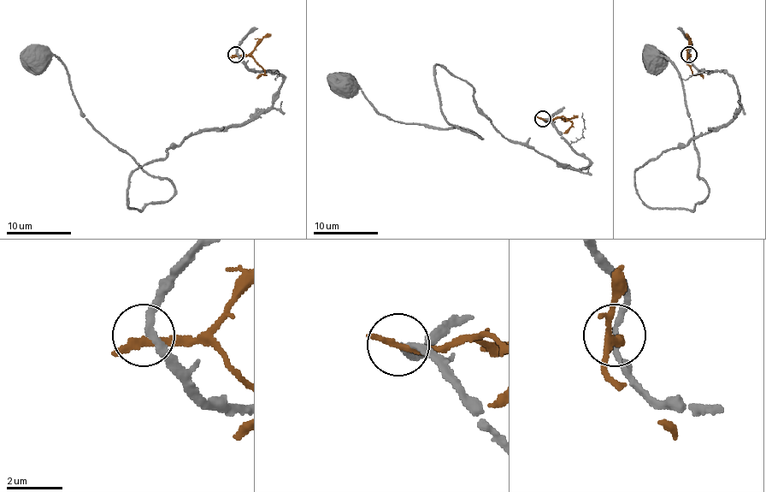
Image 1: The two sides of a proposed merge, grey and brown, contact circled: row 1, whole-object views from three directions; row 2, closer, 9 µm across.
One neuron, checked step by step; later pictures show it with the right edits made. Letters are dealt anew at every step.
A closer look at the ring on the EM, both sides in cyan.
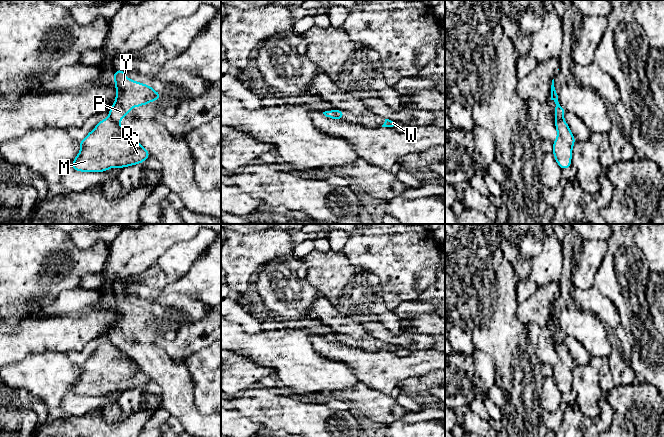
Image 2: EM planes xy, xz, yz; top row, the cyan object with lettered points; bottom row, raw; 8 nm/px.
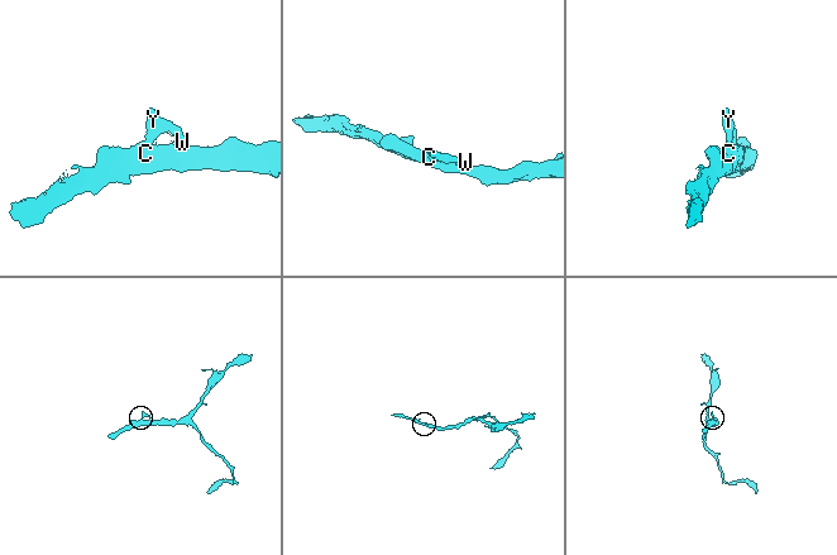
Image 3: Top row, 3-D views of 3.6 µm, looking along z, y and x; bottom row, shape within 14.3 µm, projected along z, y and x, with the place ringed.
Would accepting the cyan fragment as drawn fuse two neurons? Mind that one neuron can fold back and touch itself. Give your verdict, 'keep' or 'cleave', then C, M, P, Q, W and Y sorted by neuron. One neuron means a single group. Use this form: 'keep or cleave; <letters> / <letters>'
cleave; C M Q / P W Y

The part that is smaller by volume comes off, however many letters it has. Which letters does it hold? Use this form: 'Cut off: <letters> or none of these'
Cut off: P, W, Y

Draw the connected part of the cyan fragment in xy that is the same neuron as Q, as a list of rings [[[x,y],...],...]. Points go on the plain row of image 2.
[[[110,341],[101,344],[84,364],[77,366],[81,375],[70,392],[81,396],[105,396],[115,391],[123,393],[140,388],[151,380]]]

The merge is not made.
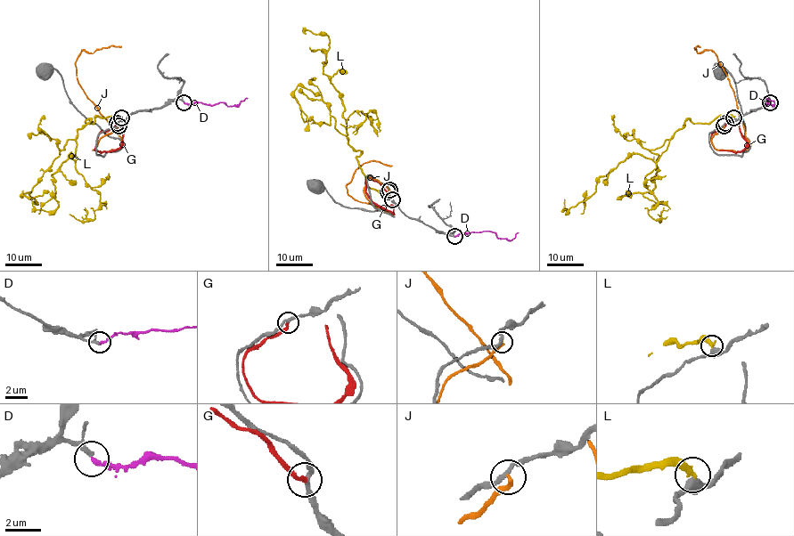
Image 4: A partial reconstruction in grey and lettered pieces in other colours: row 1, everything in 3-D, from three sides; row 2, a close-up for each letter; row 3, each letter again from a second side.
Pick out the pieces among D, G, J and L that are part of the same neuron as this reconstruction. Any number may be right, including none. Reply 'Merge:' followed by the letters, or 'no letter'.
Merge: D

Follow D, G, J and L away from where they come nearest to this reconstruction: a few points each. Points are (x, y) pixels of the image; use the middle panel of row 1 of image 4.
D: (454, 236), (490, 231), (499, 238), (510, 239), (518, 232)
G: (388, 191), (370, 177), (367, 178), (366, 194), (373, 201), (393, 211), (390, 204)
J: (389, 190), (370, 178), (364, 196), (390, 215), (352, 198), (346, 187), (364, 163), (374, 160), (392, 165)
L: (392, 199), (368, 186), (356, 157), (360, 152), (348, 143), (341, 95), (323, 72), (330, 38), (302, 30)

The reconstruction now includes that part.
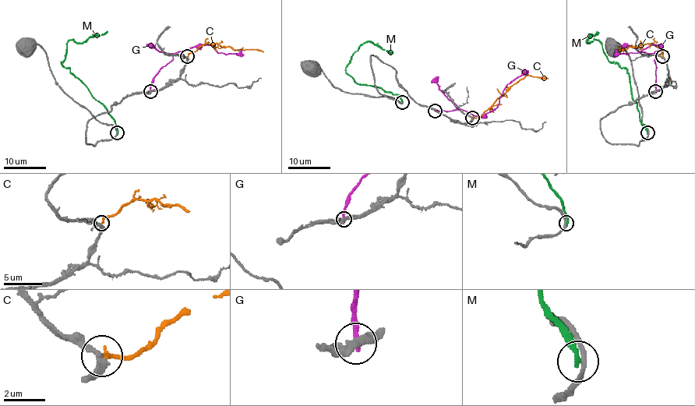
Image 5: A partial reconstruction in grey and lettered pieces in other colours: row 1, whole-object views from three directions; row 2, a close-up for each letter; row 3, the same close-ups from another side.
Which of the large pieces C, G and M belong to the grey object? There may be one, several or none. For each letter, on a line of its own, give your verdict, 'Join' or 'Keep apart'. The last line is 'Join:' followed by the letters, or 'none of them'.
C: Join
G: Keep apart
M: Keep apart
Join: C

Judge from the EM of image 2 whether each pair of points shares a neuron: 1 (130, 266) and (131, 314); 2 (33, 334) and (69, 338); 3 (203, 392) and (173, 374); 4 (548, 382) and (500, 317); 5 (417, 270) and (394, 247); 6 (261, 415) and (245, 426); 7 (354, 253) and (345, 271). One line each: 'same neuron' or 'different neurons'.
1: different neurons
2: same neuron
3: different neurons
4: different neurons
5: same neuron
6: different neurons
7: different neurons

